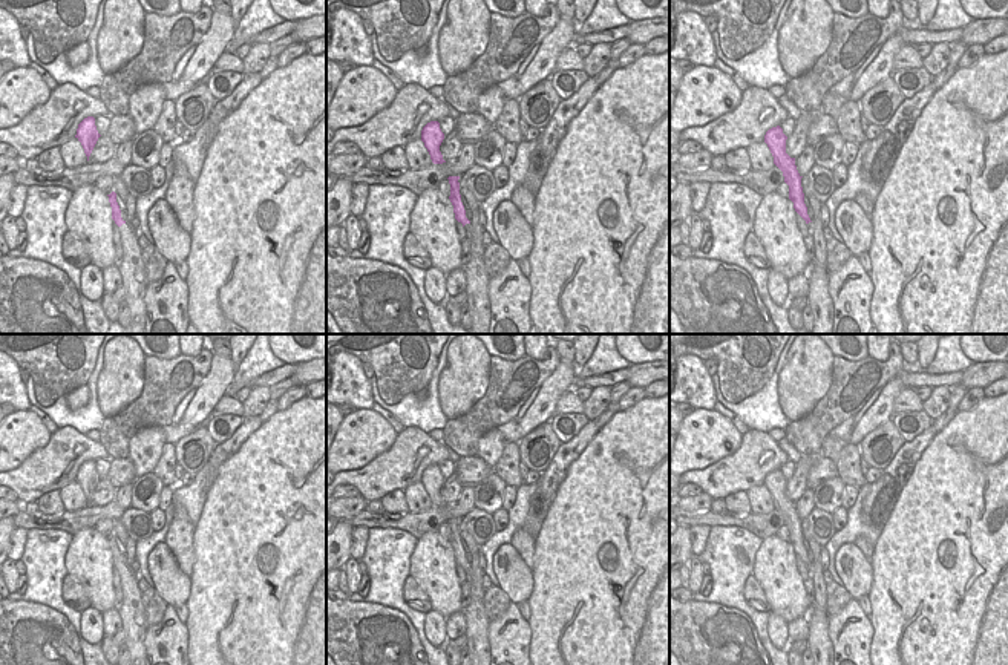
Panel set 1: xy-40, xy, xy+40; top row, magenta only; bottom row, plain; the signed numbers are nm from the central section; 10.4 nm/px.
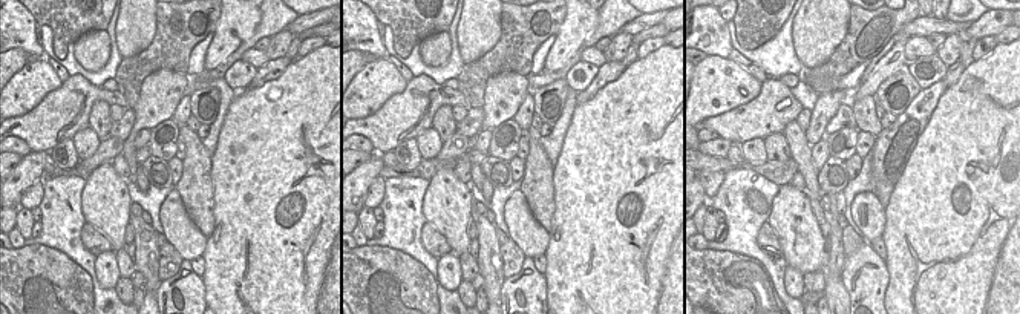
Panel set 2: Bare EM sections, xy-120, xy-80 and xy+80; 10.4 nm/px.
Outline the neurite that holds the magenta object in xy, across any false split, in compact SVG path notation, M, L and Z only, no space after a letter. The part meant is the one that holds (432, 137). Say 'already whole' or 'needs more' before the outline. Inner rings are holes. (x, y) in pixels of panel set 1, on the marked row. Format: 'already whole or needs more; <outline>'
already whole; M430 121L423 127L421 141L424 142L424 147L427 149L434 164L446 162L440 152L440 146L443 139L444 139L444 133L441 132L438 121Z

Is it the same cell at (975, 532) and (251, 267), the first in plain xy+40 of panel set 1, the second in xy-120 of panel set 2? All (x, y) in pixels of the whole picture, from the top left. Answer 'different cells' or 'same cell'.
same cell

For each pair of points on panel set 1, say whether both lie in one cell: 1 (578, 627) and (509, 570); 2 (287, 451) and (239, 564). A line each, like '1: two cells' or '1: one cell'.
1: two cells
2: one cell

